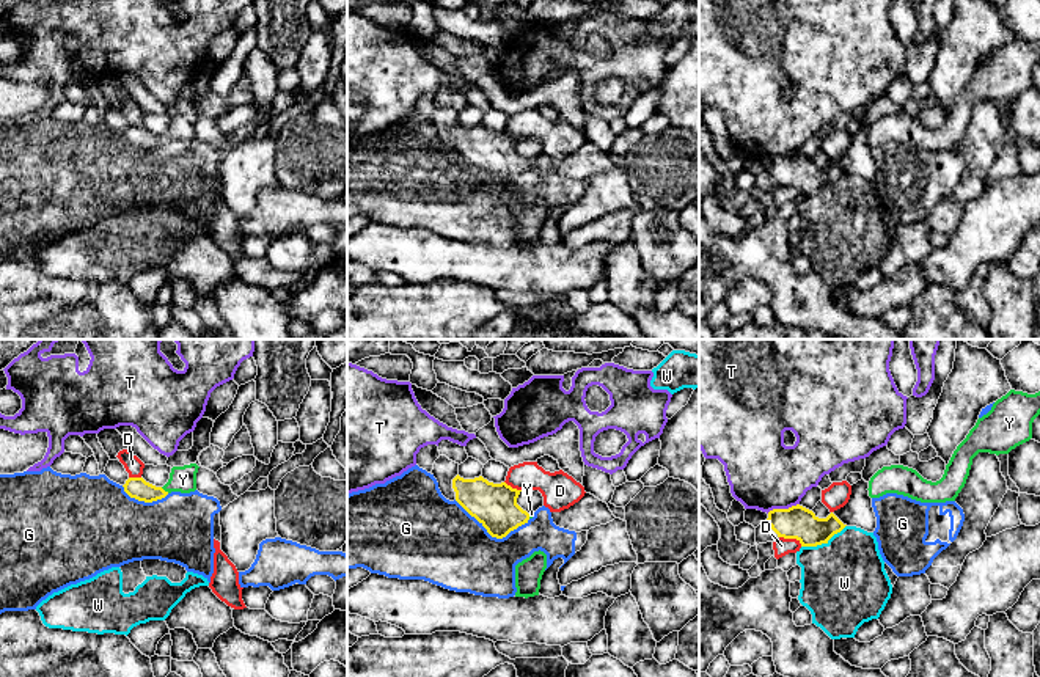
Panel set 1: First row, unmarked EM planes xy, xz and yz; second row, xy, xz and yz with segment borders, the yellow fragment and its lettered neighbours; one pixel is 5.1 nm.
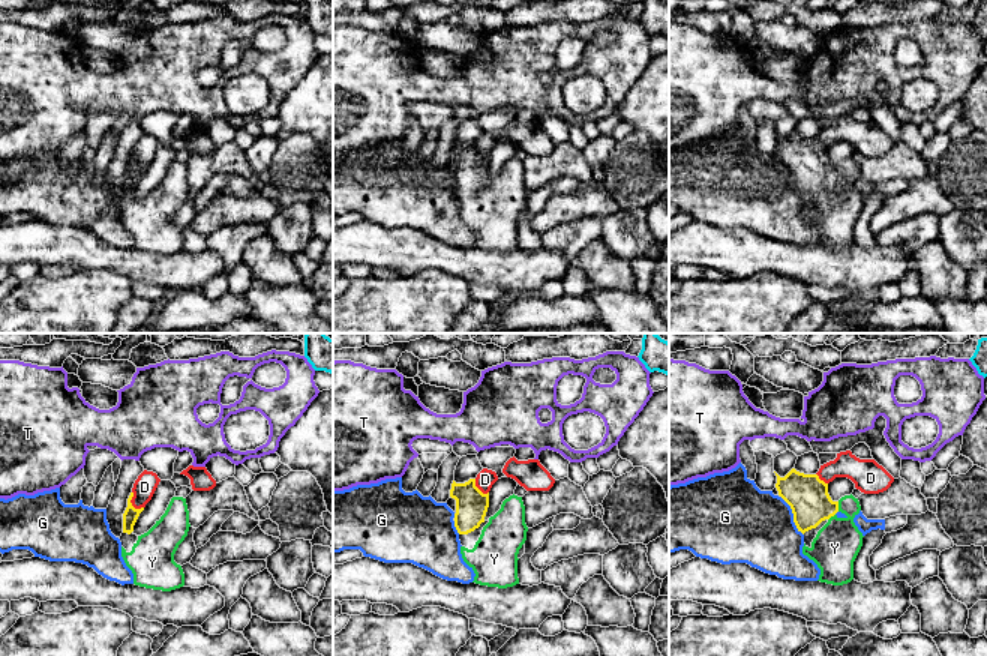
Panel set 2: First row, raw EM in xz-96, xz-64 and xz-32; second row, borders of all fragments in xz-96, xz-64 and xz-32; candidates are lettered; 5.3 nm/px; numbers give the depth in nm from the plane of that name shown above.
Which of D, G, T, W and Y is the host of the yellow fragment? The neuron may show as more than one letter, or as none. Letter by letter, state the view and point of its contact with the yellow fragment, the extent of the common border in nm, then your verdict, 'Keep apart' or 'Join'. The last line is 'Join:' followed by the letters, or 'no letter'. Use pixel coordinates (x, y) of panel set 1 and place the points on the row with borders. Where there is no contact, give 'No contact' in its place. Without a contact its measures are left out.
D: Touches yellow at yz (790, 537). Shared border 130 nm. Keep apart
G: Touches yellow at xz (492, 536). Shared border 400 nm. Keep apart
T: Touches yellow at yz (783, 509). Shared border 180 nm. Keep apart
W: Touches yellow at yz (823, 542). Shared border 260 nm. Keep apart
Y: Touches yellow at xy (164, 490). Shared border 50 nm. Join
Join: Y

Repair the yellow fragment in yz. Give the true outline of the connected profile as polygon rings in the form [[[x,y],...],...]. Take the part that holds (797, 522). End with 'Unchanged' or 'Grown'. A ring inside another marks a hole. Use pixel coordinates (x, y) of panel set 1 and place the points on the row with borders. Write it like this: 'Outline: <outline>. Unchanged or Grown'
Outline: [[[800,504],[770,510],[767,521],[778,537],[796,539],[801,547],[828,543],[834,534],[847,526],[833,512],[826,518],[818,518]]]. Unchanged

